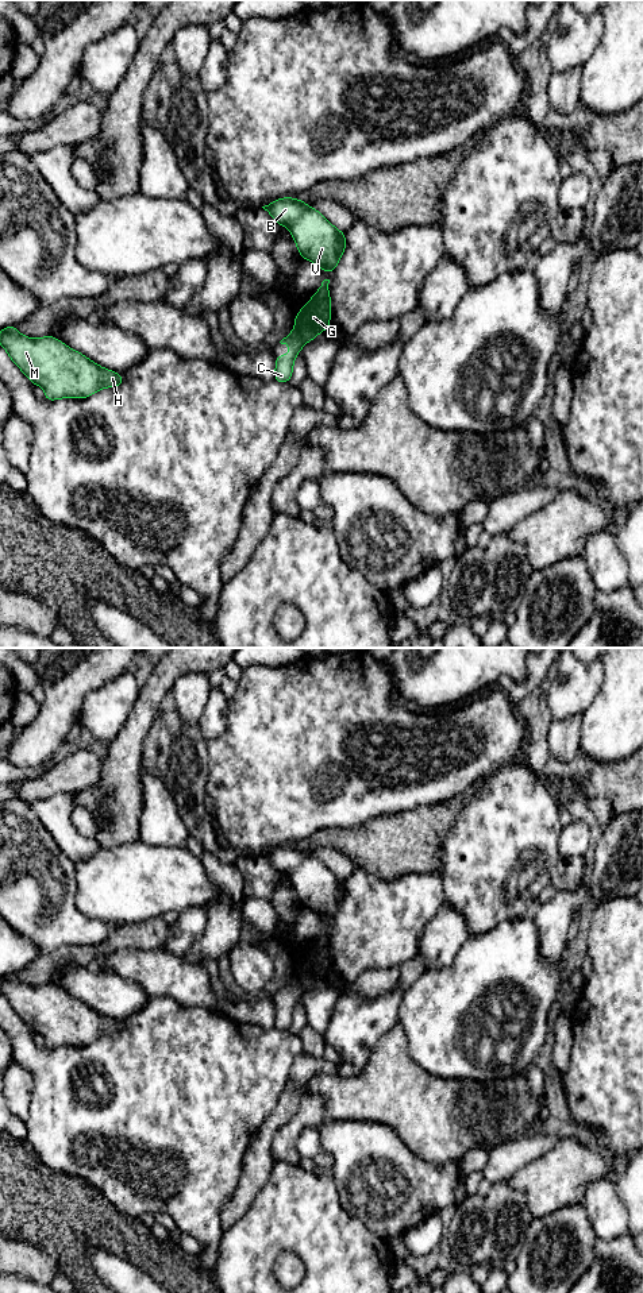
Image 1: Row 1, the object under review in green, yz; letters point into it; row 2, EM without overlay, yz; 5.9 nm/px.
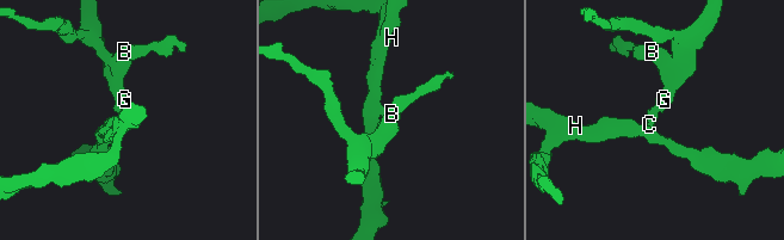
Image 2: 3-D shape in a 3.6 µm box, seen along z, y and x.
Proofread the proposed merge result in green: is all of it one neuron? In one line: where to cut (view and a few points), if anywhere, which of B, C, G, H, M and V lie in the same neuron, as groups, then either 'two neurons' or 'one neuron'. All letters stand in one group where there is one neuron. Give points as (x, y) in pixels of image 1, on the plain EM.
cut yz (295, 977), (304, 989); groups B G V / C H M; two neurons

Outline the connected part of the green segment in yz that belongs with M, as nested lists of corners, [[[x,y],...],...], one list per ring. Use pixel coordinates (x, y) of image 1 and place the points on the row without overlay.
[[[5,974],[0,993],[35,1034],[45,1037],[47,1049],[81,1047],[124,1030],[119,1020],[103,1016],[51,983],[31,987],[20,983],[18,974]]]

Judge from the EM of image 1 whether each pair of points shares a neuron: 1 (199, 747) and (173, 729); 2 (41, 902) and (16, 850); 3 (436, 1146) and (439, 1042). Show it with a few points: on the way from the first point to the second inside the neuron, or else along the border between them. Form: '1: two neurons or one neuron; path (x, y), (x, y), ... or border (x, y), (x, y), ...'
1: one neuron; path (192, 747), (180, 736)
2: one neuron; path (34, 890), (29, 879), (16, 867), (16, 863)
3: two neurons; border (411, 1058), (439, 1077), (469, 1080)

